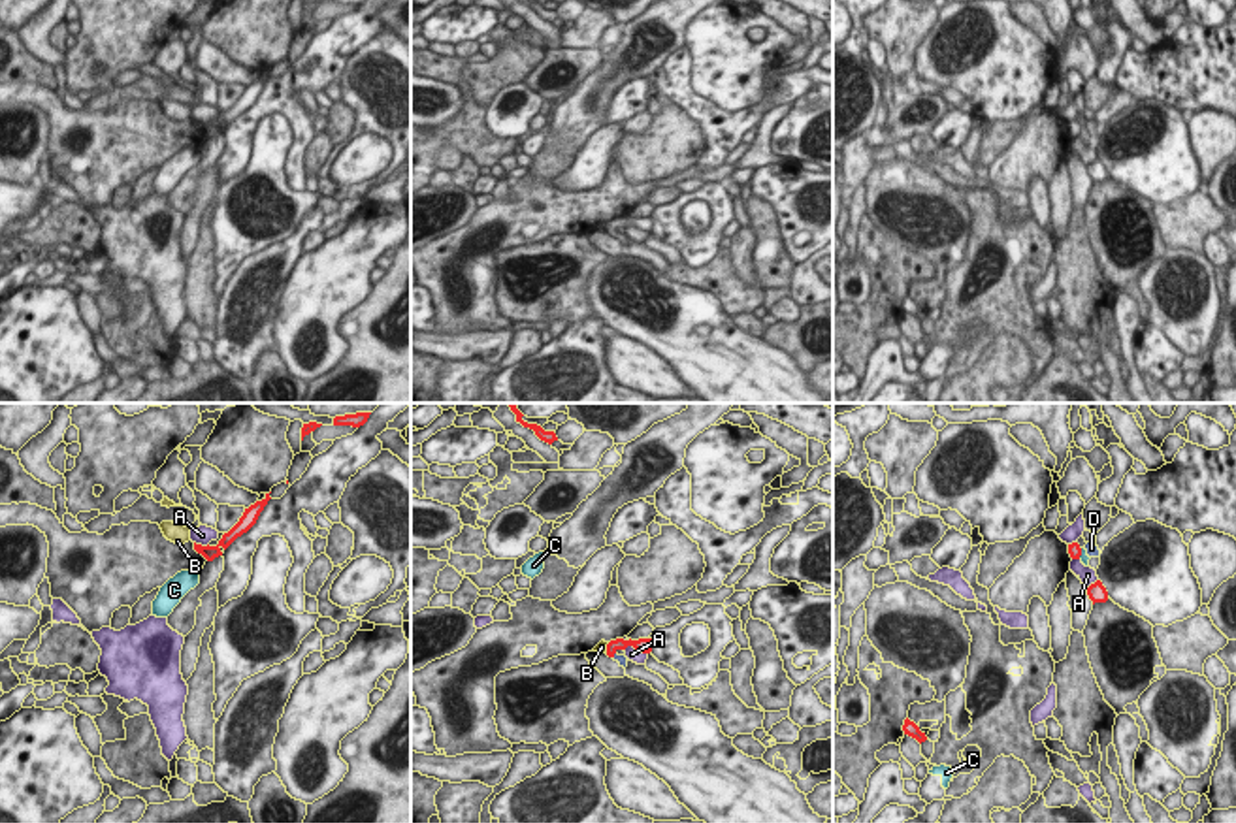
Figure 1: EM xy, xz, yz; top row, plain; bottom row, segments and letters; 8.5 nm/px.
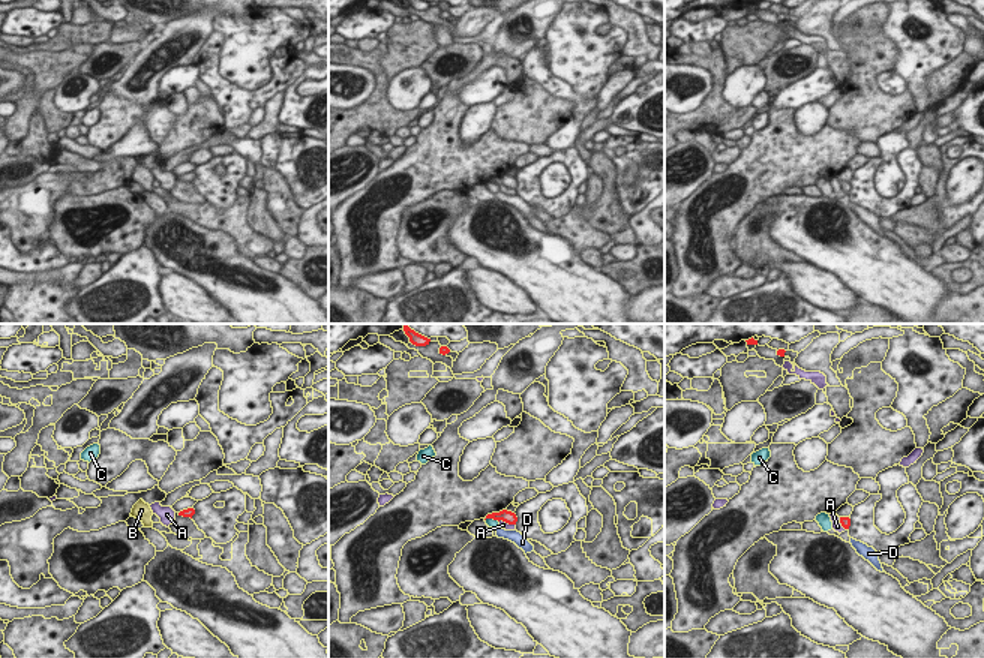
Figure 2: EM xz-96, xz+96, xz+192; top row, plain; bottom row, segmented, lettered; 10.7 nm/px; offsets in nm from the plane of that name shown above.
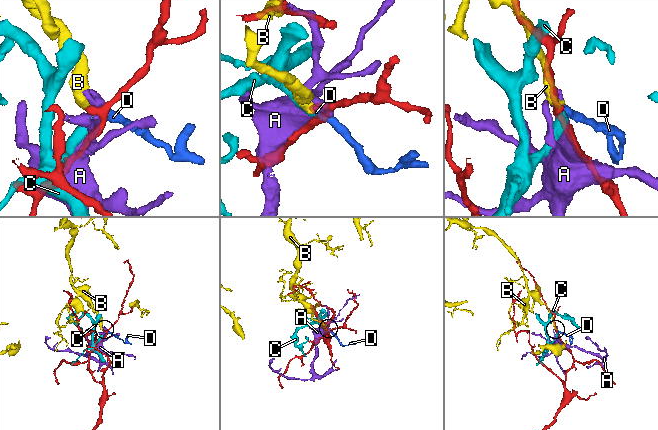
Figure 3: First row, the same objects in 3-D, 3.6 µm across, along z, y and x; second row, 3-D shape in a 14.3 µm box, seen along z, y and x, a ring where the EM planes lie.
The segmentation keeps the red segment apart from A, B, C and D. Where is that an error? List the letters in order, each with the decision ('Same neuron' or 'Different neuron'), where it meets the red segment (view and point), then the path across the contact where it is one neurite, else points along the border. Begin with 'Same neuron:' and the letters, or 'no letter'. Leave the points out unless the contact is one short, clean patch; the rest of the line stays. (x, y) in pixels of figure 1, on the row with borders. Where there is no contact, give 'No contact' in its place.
Same neuron: D
A: Different neuron. Touches red at xz (635, 648)
B: Different neuron. Touches red at xz (607, 648)
C: Different neuron. Touches red at yz (1080, 554). Boundary: yz (1082, 548), (1078, 558)
D: Same neuron. Touches red at xz (613, 656). Path across: xz (639, 645), (618, 645), (613, 656), (622, 660).

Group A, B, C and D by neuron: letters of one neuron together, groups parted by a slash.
A / B / C / D

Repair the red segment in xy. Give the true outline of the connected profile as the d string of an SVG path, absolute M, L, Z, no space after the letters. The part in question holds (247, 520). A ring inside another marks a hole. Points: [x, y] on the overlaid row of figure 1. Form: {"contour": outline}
{"contour": "M266 493L262 501L256 501L254 505L245 508L239 522L228 533L222 535L217 546L202 546L194 542L194 550L202 554L207 561L213 561L215 557L222 556L222 548L226 550L237 537L247 533L256 524L260 512L264 510L269 499L269 493Z"}

